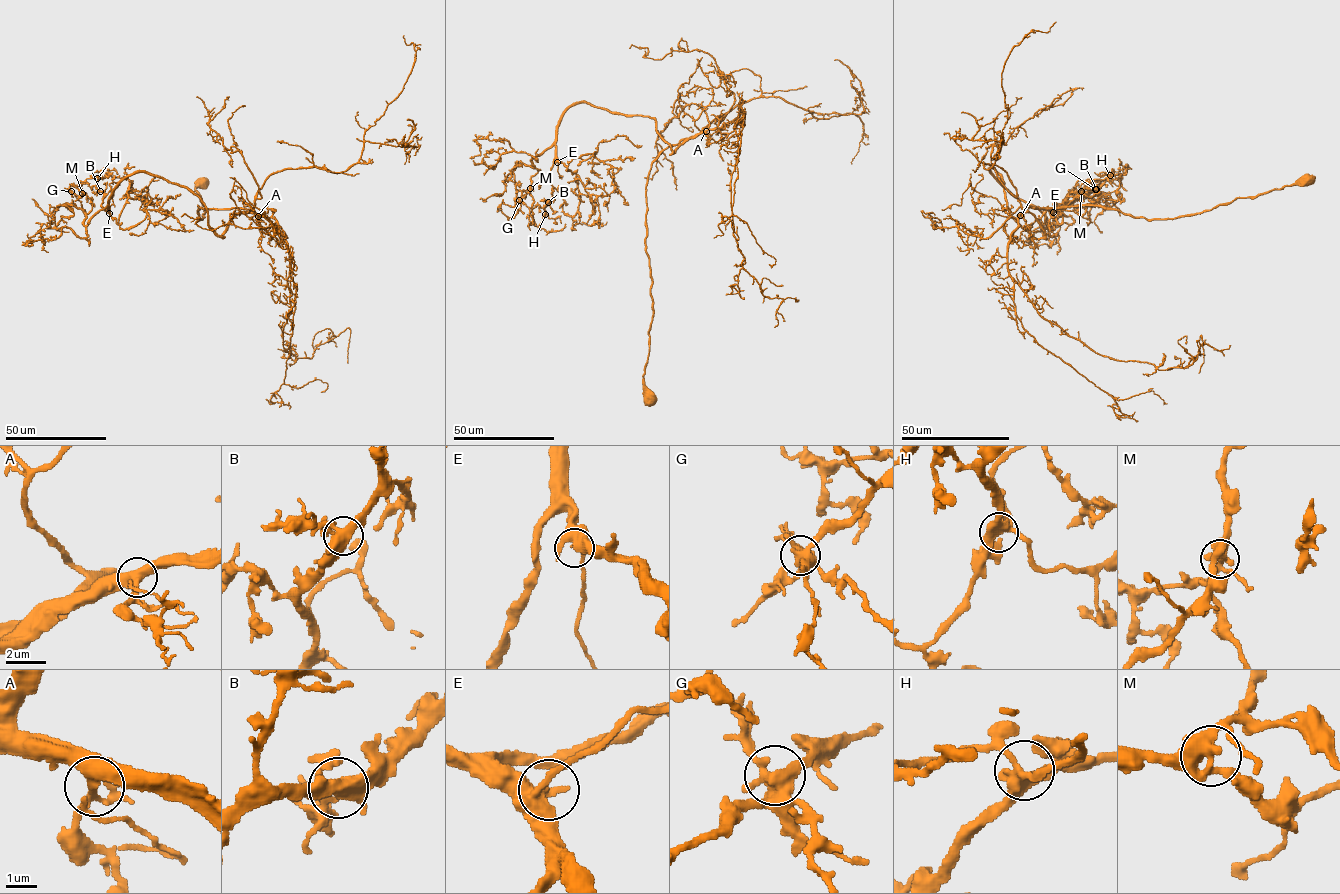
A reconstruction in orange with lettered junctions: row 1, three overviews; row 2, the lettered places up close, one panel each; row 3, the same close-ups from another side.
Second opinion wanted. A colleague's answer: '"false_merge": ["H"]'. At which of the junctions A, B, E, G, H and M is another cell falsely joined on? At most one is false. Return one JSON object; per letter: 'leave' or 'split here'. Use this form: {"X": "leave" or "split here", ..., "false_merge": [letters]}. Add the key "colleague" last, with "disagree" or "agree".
{"A": "leave", "B": "leave", "E": "leave", "G": "leave", "H": "leave", "M": "leave", "false_merge": [], "colleague": "disagree"}

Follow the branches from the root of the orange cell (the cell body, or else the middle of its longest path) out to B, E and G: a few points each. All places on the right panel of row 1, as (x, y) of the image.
B: (1305, 181), (1174, 218), (1029, 207), (1045, 236), (1035, 238), (990, 169), (1047, 209), (1096, 189)
E: (1305, 181), (1174, 218), (1029, 207), (1045, 236), (1035, 238), (990, 169), (1053, 212)
G: (1305, 181), (1174, 218), (1029, 207), (1045, 236), (1035, 238), (990, 169), (1049, 225), (1070, 189), (1095, 189)

